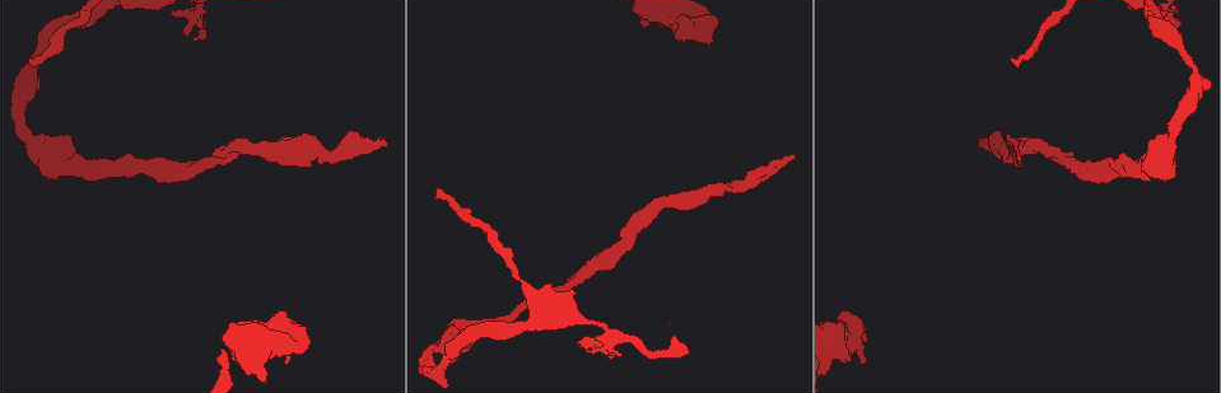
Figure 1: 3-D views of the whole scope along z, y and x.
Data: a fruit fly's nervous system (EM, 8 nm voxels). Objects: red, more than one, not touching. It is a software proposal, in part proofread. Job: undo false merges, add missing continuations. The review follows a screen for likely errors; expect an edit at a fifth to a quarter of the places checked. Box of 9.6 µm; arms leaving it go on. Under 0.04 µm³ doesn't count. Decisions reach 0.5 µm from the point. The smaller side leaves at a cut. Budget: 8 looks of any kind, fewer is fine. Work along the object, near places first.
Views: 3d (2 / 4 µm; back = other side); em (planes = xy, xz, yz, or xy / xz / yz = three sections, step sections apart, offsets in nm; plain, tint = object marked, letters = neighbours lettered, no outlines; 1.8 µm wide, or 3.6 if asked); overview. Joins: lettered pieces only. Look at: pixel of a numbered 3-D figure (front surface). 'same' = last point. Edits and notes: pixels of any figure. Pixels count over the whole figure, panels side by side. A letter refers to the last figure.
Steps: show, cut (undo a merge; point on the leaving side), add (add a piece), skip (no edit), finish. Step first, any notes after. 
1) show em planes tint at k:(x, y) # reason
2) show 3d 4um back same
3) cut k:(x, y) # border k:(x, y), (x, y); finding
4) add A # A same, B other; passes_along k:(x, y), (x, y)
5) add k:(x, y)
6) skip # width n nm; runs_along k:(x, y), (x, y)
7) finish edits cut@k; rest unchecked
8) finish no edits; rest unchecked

show 3d 4um at 1:(297, 336) # sharp bend

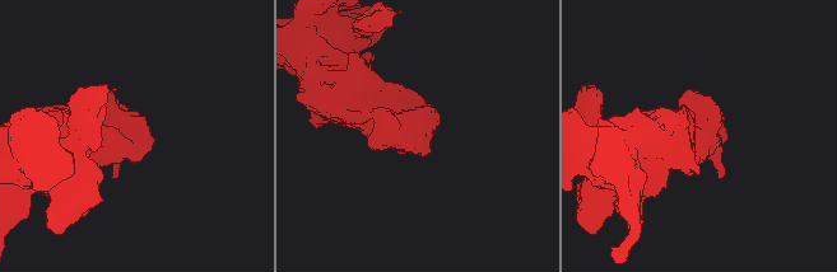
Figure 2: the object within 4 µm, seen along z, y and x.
show em 3.6um planes tint at 2:(134, 133)

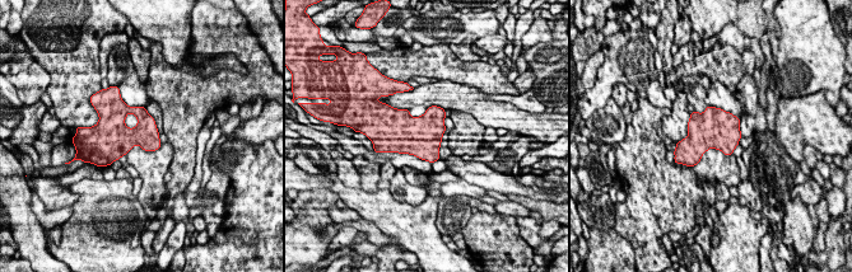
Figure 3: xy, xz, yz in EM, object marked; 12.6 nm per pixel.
show em 3.6um planes letters same

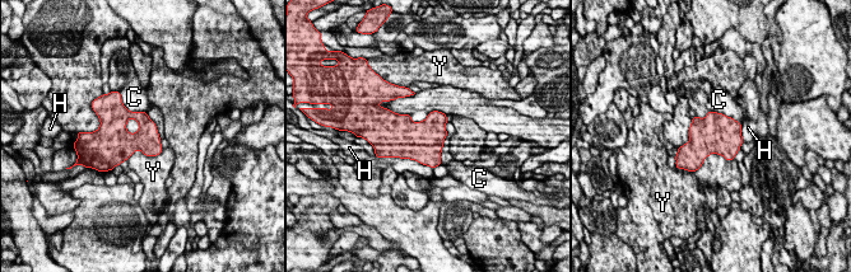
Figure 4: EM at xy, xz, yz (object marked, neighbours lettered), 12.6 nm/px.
skip # C other, H other, Y other; border 4:(163, 149), (126, 159); continuous, no second neuron

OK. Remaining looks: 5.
show 3d 2um at 1:(726, 191) # thin neck

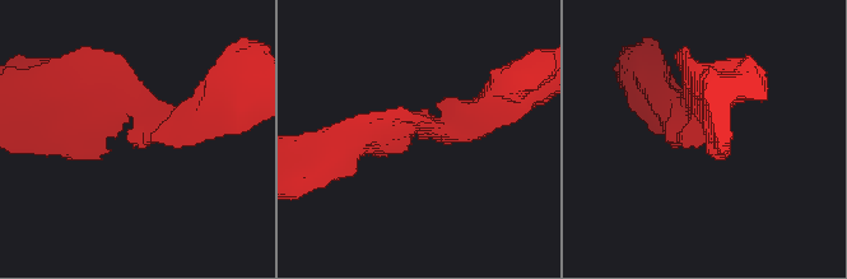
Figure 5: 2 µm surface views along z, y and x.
show em 3.6um planes tint at 5:(413, 130) # arm_widths 280, 280 nm

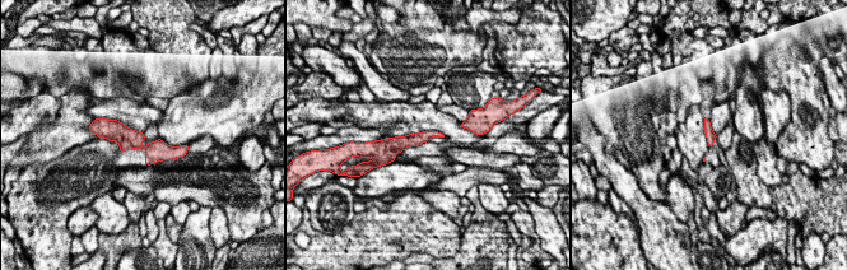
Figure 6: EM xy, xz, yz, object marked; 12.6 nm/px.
show em 3.6um planes letters same

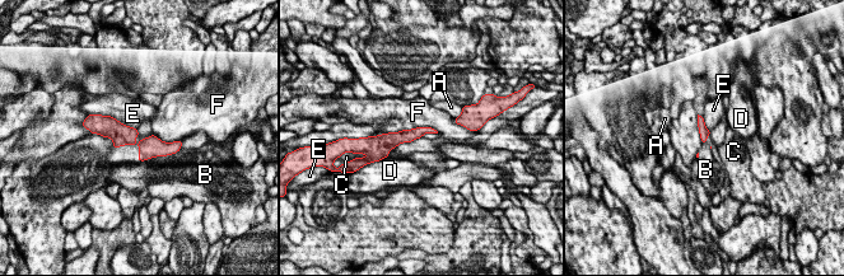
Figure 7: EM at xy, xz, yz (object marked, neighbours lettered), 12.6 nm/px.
skip # width 130 nm; A other, B other, C other, D other, E other, F other; runs_along 7:(101, 126), (147, 146), (171, 145); one neuron here

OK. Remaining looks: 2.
finish no edits; rest unchecked

